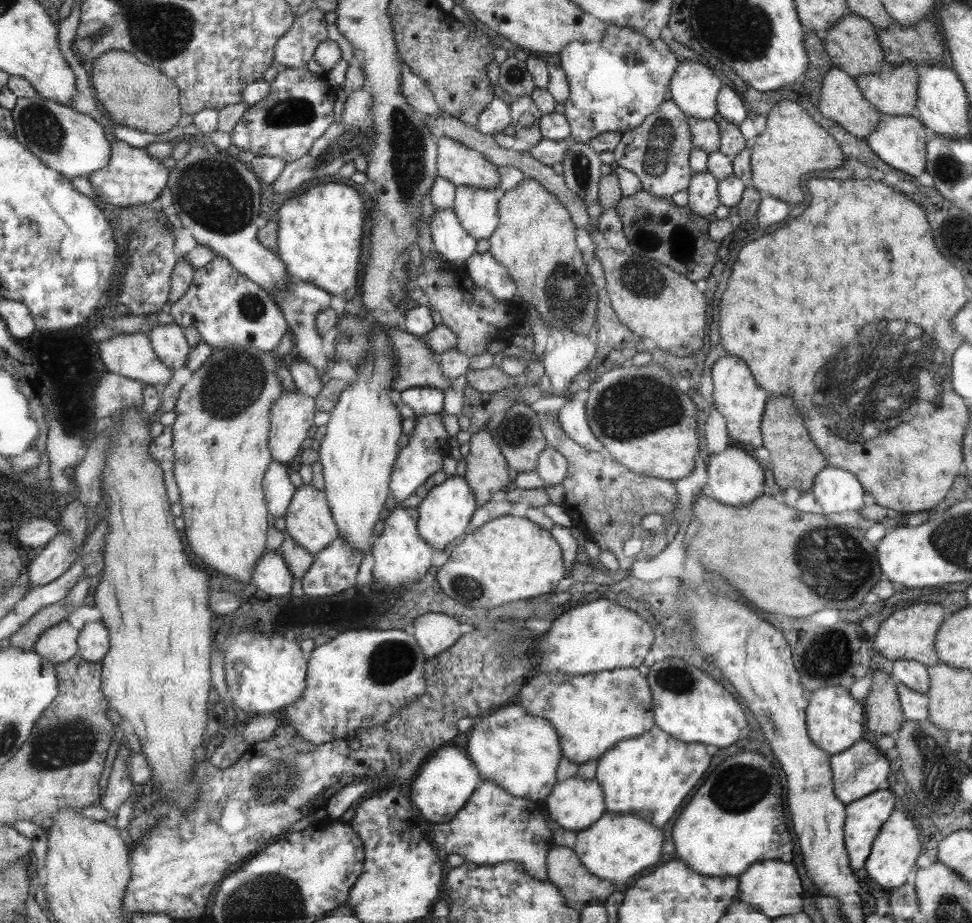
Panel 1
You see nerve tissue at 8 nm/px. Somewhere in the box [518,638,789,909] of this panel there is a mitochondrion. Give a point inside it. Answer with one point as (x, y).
(741, 789)

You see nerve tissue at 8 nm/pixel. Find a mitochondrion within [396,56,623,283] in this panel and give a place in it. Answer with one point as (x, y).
(581, 166)

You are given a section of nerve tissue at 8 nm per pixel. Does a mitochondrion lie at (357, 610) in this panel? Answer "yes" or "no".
no

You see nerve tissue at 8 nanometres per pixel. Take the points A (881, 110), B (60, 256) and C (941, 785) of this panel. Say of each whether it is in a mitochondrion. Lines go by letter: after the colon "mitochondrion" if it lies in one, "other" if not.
A: other
B: mitochondrion
C: mitochondrion

